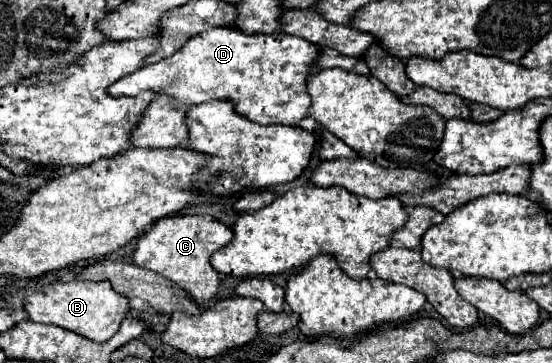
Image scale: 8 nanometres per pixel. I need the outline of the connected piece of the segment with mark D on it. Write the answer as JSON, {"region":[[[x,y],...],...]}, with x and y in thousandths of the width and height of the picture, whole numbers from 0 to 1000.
{"region":[[[420,72],[406,77],[377,77],[355,99],[348,99],[333,132],[319,138],[312,154],[257,182],[254,193],[217,215],[196,242],[199,264],[250,264],[261,248],[275,248],[290,264],[304,264],[315,275],[312,298],[366,287],[377,275],[420,275],[424,303],[464,336],[464,342],[518,342],[518,347],[540,347],[543,331],[558,314],[562,298],[562,264],[554,253],[554,215],[562,209],[562,182],[576,160],[576,132],[569,121],[558,121],[554,110],[514,99],[507,88],[500,94],[442,94]]]}

